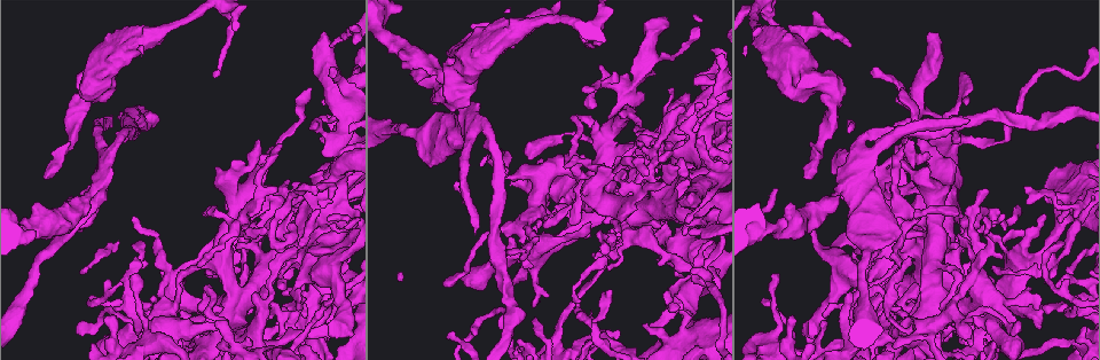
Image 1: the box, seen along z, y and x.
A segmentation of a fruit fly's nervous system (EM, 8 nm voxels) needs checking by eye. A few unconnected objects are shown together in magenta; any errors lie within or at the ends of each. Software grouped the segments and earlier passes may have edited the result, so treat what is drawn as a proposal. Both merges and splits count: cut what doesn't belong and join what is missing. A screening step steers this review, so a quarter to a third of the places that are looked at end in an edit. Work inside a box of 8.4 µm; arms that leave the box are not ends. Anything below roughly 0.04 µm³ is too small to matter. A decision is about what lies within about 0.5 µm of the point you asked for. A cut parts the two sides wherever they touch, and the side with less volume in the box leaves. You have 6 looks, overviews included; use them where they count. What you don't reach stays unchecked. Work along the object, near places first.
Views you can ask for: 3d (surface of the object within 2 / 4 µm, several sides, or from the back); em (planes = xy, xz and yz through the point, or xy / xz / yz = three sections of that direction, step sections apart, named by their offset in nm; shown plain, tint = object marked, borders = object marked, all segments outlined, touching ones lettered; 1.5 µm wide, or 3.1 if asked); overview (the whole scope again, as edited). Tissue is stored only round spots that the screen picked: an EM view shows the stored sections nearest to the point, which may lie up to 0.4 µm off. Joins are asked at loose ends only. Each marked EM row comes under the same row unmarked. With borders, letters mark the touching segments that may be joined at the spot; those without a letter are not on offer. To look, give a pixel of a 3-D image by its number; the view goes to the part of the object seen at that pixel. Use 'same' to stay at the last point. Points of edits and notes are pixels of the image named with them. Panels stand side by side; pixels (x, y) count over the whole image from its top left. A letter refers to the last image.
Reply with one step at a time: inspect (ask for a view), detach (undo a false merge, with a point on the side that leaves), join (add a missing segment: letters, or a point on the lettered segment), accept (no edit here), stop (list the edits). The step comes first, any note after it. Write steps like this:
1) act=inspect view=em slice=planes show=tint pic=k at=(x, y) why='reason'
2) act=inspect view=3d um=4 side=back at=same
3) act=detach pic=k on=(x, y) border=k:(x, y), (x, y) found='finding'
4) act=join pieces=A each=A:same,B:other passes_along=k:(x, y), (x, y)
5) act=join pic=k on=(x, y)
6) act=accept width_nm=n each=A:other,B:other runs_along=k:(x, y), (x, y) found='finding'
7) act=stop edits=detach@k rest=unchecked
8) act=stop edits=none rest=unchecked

act=inspect view=3d um=4 pic=1 at=(338, 337) why='an open end'

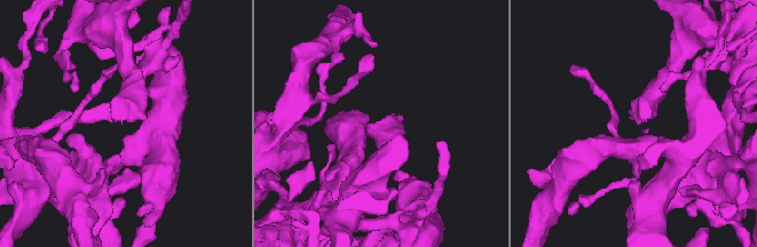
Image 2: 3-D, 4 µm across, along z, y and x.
act=inspect view=em slice=planes show=borders pic=2 at=(379, 121) why='now the EM'

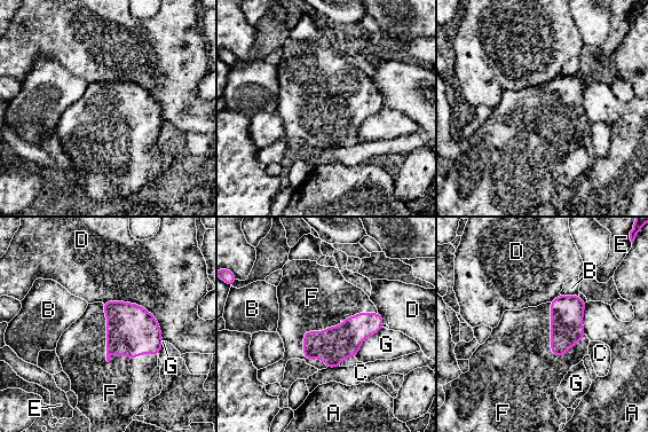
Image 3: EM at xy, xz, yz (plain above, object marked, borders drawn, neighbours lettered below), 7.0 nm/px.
act=join pic=3 on=(311, 297) longest_contact=F:600nm each=A:other,B:other,C:other,D:other,E:other,F:same,G:other found='the neuron continues'

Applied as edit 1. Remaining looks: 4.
act=inspect view=em slice=planes show=tint pic=1 at=(312, 313) why='thick turns thin'

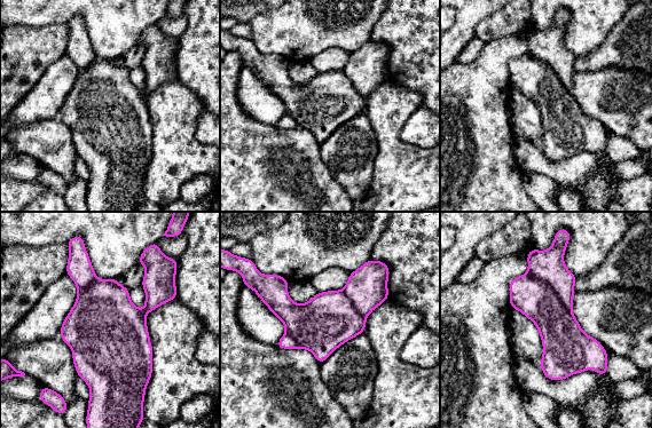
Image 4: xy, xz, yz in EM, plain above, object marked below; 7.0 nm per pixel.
act=inspect view=em slice=planes show=borders at=same why='what lies round it'

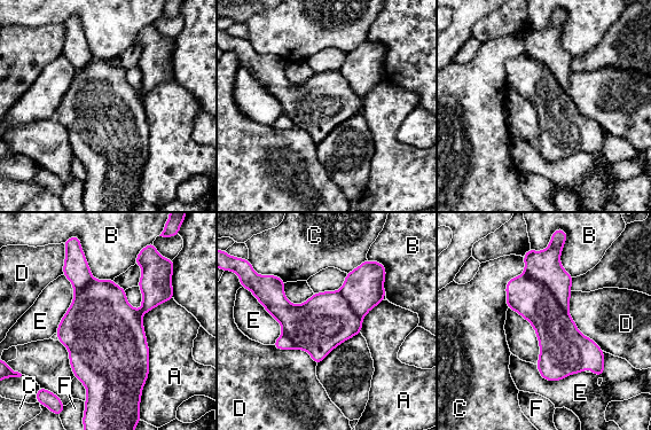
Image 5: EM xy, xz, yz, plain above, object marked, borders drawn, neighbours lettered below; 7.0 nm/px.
act=accept each=A:other,B:other,C:other,D:other,E:other,F:other border=5:(63, 274), (73, 299), (54, 333) found='continuous, no second neuron'

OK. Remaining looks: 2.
act=inspect view=em slice=xz step=8 show=borders pic=1 at=(105, 317) why='branch stops here'

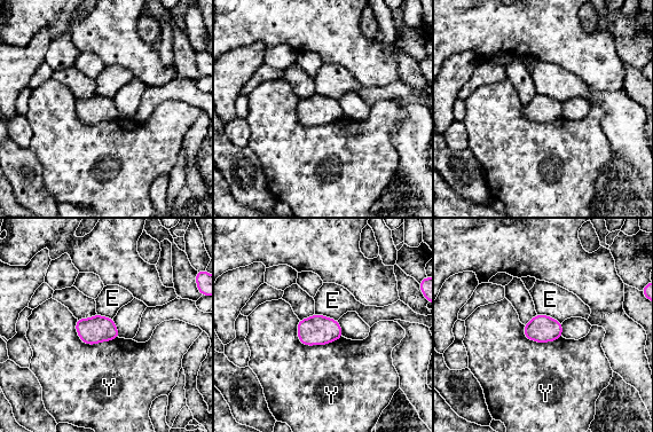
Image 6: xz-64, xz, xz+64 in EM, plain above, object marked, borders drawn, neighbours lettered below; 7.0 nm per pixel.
act=accept longest_contact=Y:340nm each=E:other,Y:other border=6:(297, 322), (306, 345), (341, 336) found='no lettered segment goes on from it'

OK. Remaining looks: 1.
act=stop edits=join@3 rest=unchecked

